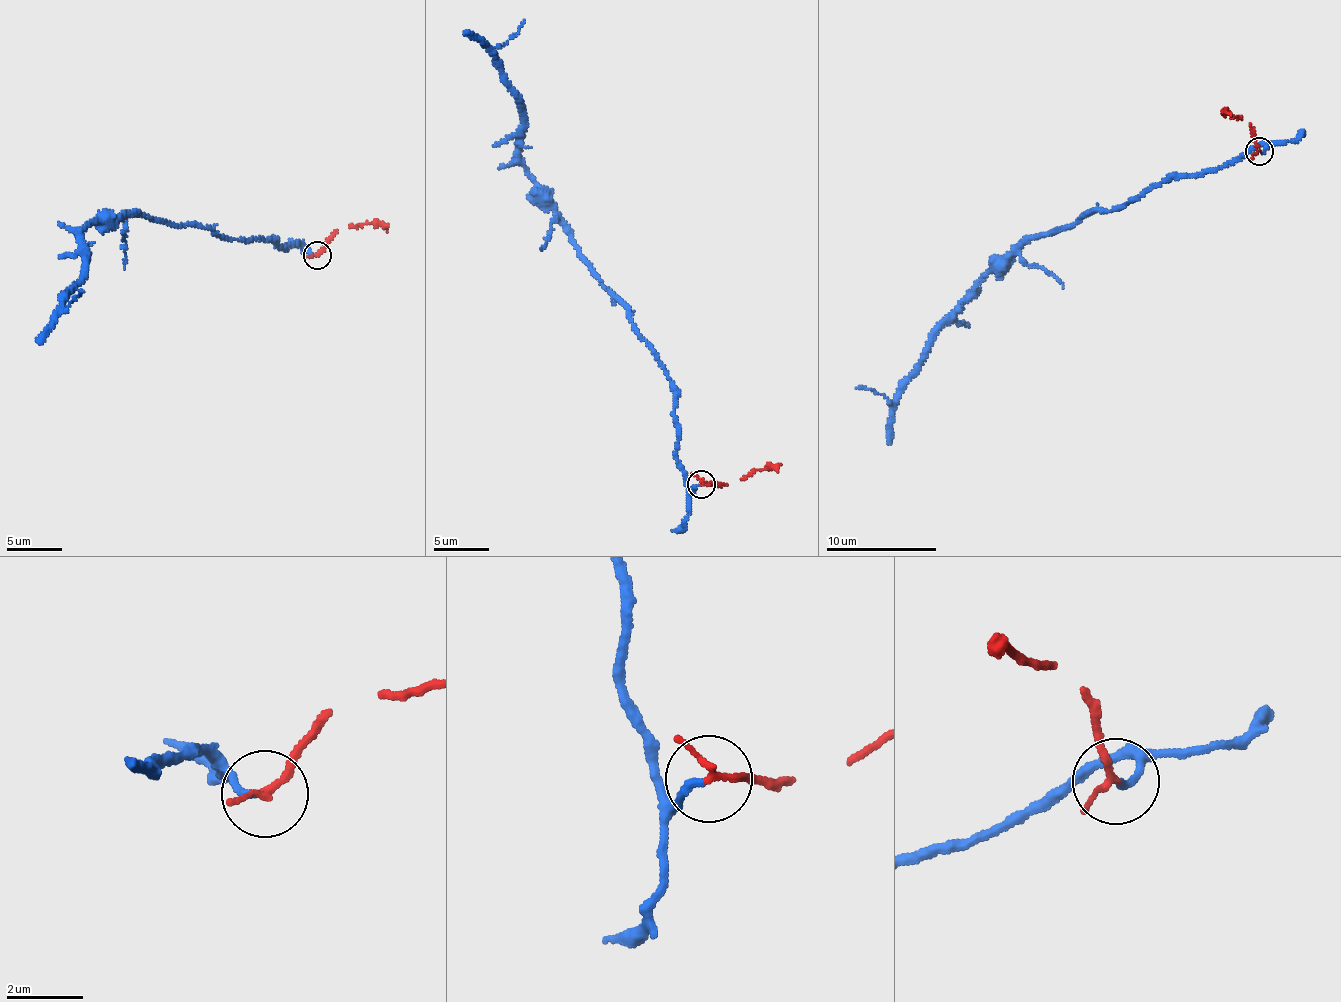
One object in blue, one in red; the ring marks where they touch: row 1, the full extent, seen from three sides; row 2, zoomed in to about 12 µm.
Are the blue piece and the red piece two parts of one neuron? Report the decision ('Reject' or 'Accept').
Accept

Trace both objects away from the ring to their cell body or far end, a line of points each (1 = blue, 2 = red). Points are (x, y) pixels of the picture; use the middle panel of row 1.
1: (701, 485), (687, 487), (674, 388), (658, 353), (520, 160), (513, 90), (466, 30)
2: (701, 485), (727, 485), (757, 470), (776, 468), (780, 464)

